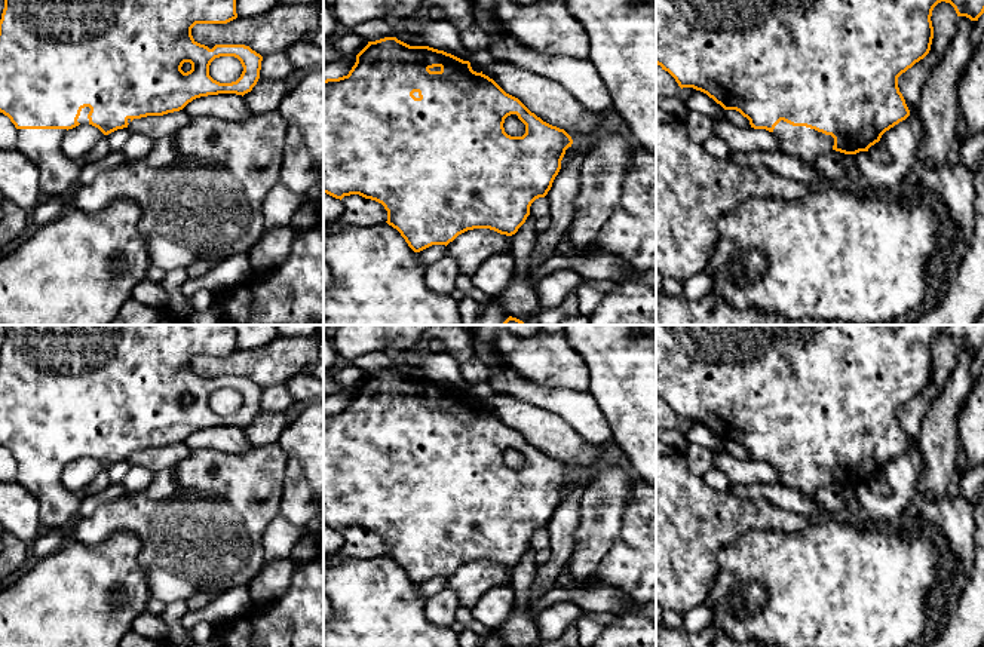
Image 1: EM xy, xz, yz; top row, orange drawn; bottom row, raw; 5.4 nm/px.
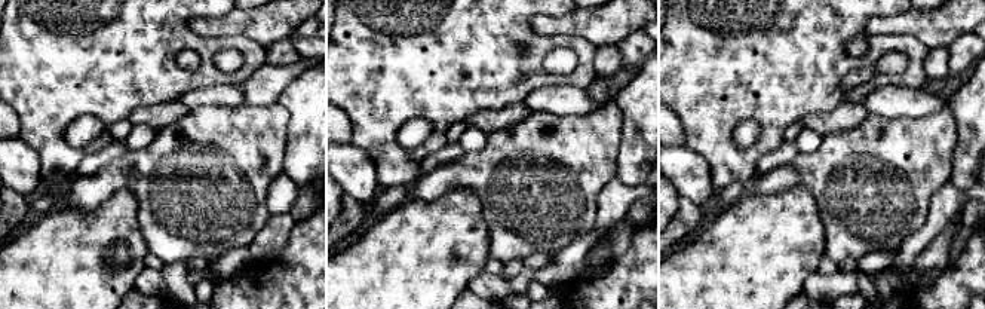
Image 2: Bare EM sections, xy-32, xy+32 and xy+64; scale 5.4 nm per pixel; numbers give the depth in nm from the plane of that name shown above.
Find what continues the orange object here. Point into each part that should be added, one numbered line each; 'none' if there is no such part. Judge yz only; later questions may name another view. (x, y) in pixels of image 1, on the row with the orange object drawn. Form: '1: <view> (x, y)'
1: yz (808, 144)

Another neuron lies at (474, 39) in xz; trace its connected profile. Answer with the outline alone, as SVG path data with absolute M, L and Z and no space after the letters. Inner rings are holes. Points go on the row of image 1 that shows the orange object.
M475 24L465 28L459 28L459 36L465 49L470 53L490 50L494 36L485 33L481 27Z

